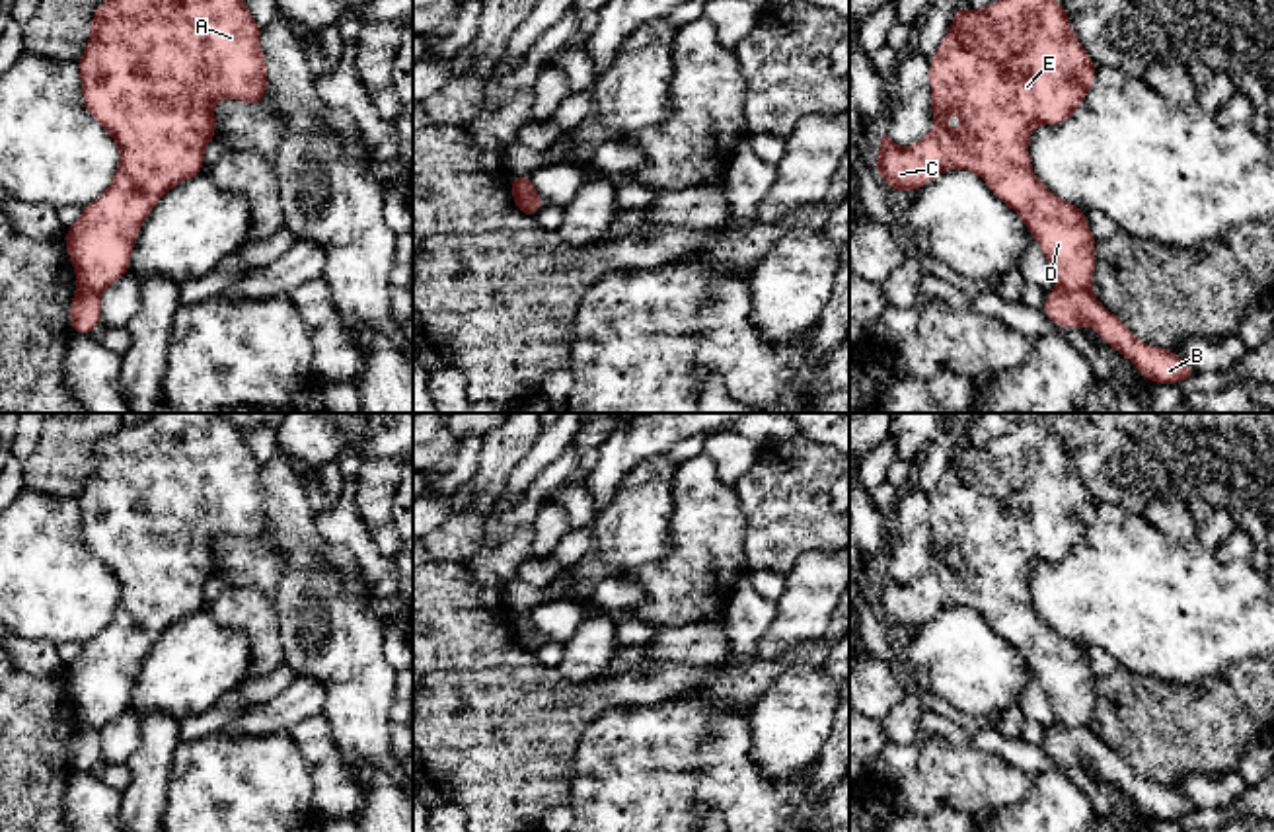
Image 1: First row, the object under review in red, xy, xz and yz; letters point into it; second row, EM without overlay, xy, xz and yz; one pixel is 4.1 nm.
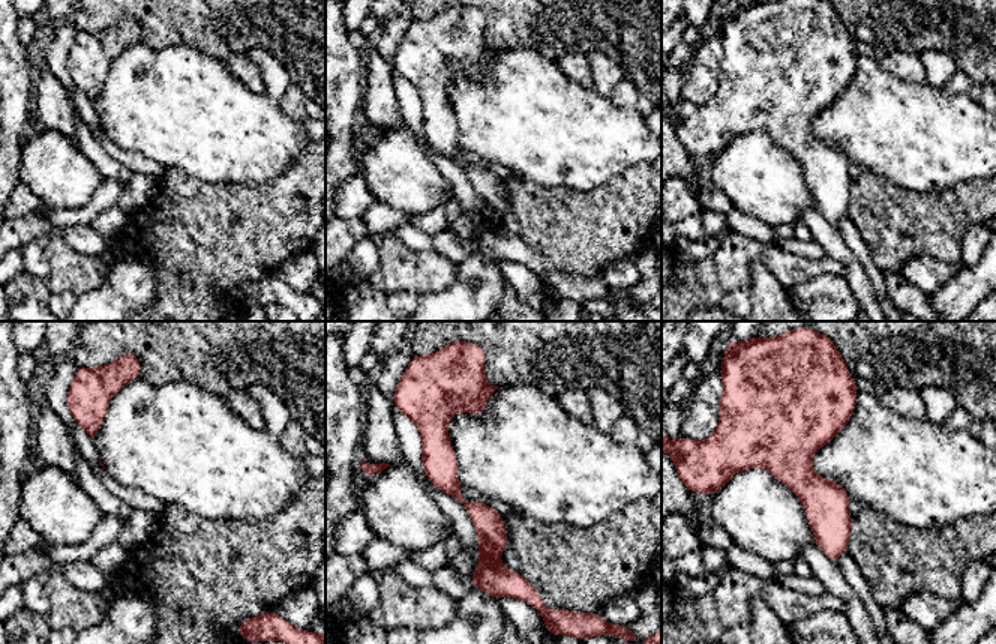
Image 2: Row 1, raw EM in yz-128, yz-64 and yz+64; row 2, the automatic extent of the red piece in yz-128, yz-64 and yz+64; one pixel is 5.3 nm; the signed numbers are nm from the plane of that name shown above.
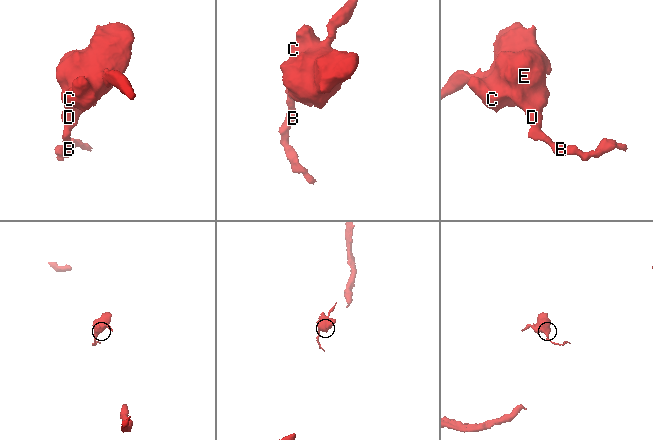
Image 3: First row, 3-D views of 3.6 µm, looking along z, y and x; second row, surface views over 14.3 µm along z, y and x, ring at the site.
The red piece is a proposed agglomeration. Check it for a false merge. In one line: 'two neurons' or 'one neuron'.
two neurons

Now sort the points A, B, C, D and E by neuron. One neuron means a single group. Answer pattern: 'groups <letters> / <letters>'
groups A C D E / B

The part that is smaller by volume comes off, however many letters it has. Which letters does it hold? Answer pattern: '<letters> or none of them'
A, C, D, E

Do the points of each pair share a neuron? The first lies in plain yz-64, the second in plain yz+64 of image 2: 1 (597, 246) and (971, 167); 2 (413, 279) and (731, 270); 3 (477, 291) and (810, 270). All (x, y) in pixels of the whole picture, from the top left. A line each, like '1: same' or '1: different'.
1: different
2: same
3: different

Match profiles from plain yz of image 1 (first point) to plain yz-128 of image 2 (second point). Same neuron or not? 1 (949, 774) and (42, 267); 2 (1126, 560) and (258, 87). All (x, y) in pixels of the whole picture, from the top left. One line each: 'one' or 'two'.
1: two
2: two

